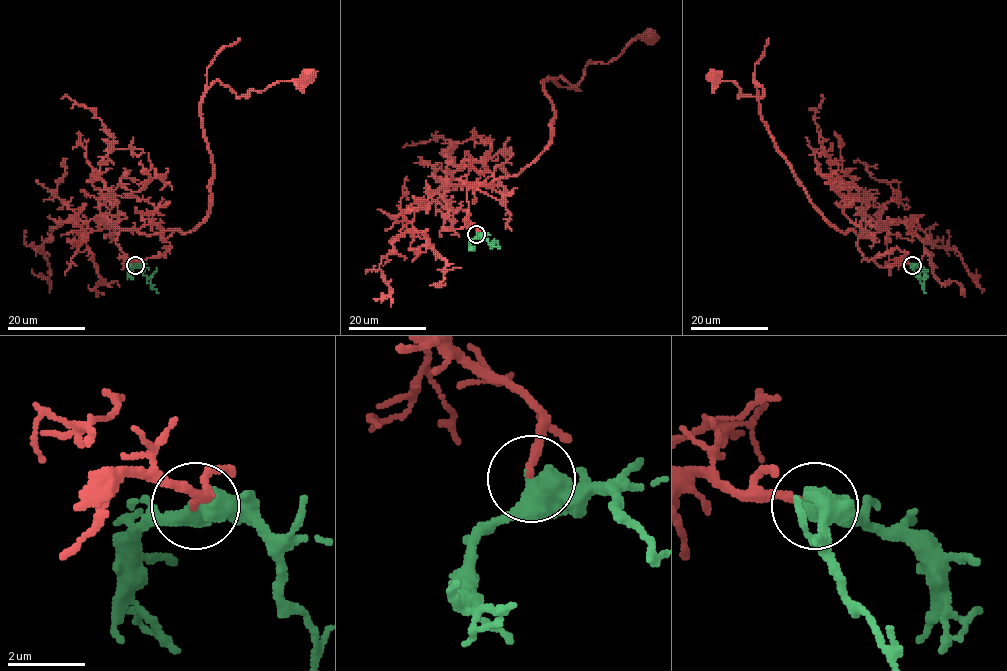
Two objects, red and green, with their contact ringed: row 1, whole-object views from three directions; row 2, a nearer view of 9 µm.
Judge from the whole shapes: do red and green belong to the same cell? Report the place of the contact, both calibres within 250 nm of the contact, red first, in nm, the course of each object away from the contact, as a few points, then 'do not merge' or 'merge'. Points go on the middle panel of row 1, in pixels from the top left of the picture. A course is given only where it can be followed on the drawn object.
(476, 234) | 200/550 nm | red via (476, 234), (457, 180), (517, 176), (548, 146), (541, 83), (576, 86), (588, 61), (648, 35) | green via (476, 234), (483, 235), (492, 246), (499, 248) | merge

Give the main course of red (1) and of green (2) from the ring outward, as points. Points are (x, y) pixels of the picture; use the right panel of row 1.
1: (912, 265), (881, 268), (861, 230), (823, 216), (756, 81), (760, 98), (712, 77)
2: (912, 265), (925, 293)

